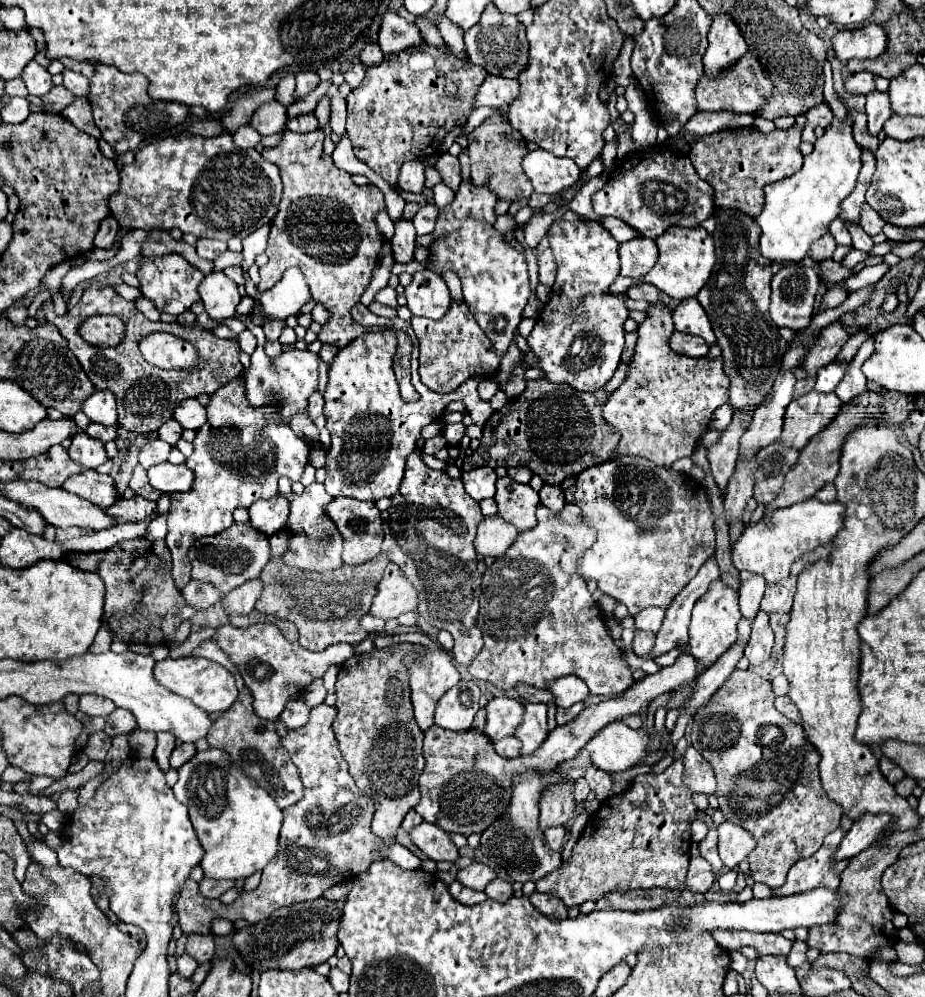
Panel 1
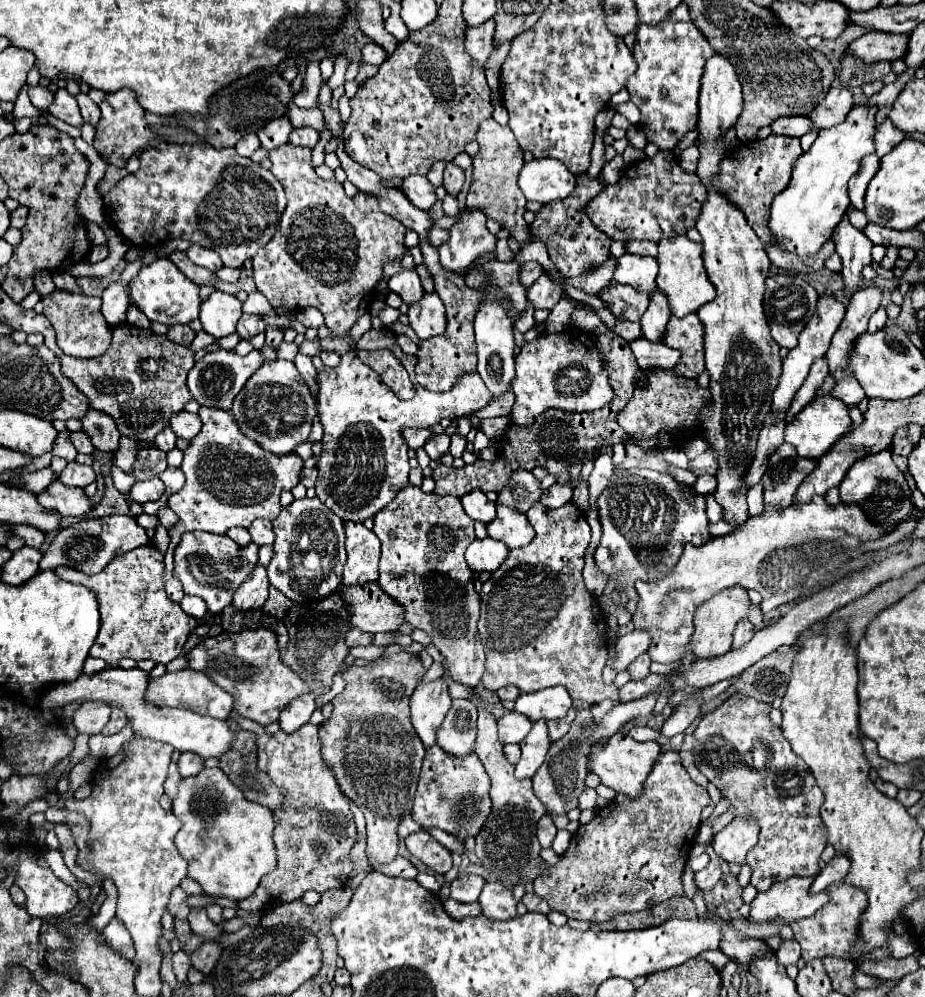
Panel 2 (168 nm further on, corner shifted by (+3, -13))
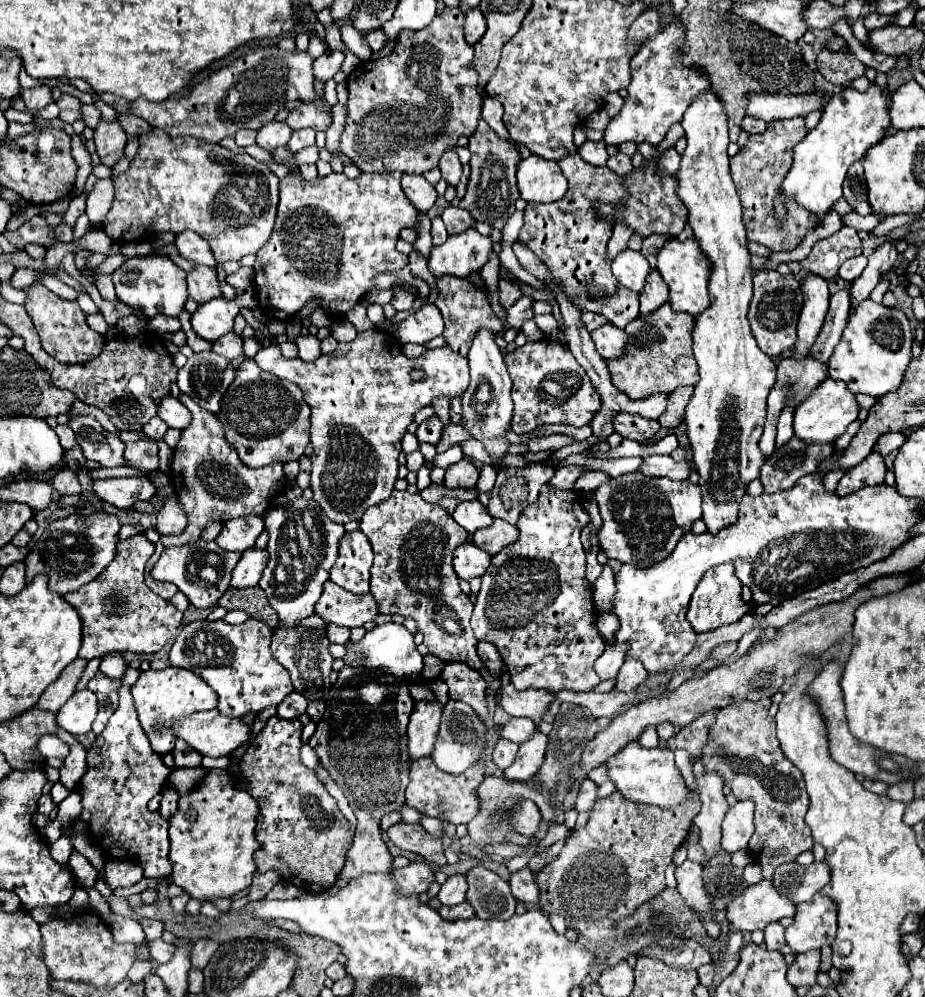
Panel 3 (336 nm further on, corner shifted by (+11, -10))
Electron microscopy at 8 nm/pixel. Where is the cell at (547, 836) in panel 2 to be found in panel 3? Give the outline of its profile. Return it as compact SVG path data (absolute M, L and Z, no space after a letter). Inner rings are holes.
M523 799L513 815L513 827L517 827L517 831L525 837L533 837L539 831L539 823L541 823L539 807L533 801Z

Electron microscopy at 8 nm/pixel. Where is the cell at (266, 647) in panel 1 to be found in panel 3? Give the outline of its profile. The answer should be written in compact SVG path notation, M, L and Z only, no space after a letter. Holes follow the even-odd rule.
M247 619L241 625L229 625L225 621L193 621L179 629L169 661L173 667L183 667L199 675L217 693L217 709L223 715L259 715L265 707L277 707L293 691L289 673L271 655L271 635L273 629L259 619Z

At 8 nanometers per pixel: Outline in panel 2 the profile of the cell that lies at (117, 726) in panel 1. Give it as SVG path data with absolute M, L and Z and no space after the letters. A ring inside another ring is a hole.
M113 710L111 712L111 720L109 720L109 724L103 728L103 736L111 736L111 734L117 734L123 726L127 724L127 718L125 718L125 714L121 712L121 710Z

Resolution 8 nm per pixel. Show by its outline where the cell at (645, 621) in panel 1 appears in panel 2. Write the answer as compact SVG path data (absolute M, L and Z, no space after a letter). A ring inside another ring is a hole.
M633 630L625 636L621 636L617 640L617 654L615 658L611 660L611 668L615 672L621 672L621 670L627 670L627 666L641 654L645 654L645 650L649 648L649 642L651 642L651 636L645 632L645 630Z

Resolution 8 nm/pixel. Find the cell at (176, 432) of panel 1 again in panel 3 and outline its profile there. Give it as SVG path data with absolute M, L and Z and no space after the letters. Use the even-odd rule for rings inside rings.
M153 417L145 427L143 427L143 433L149 437L149 439L153 439L153 441L159 441L159 439L163 439L163 435L167 433L167 425L159 419L159 417Z

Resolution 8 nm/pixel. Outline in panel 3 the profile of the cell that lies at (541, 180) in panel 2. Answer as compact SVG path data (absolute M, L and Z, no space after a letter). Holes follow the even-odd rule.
M529 155L517 165L517 187L525 201L551 203L565 195L567 179L557 161Z

